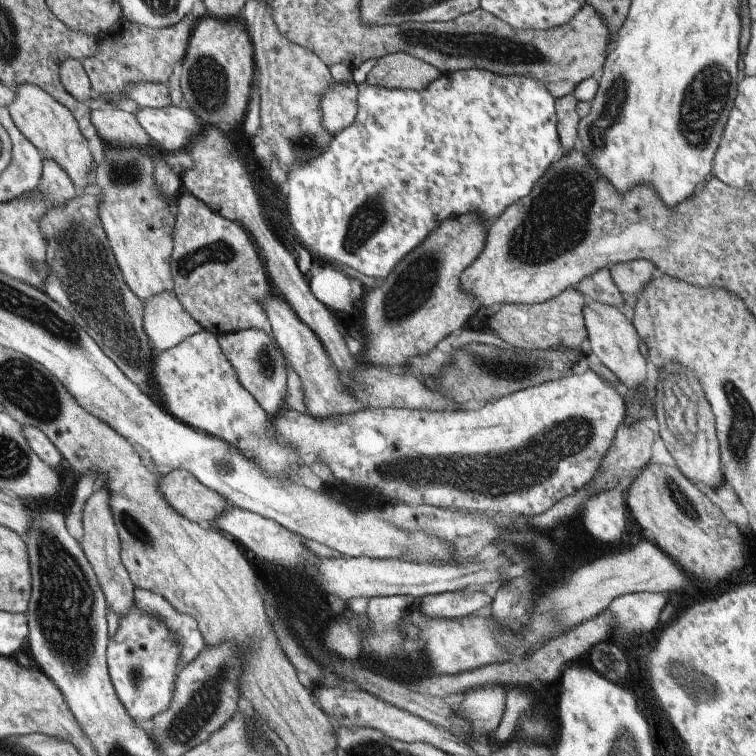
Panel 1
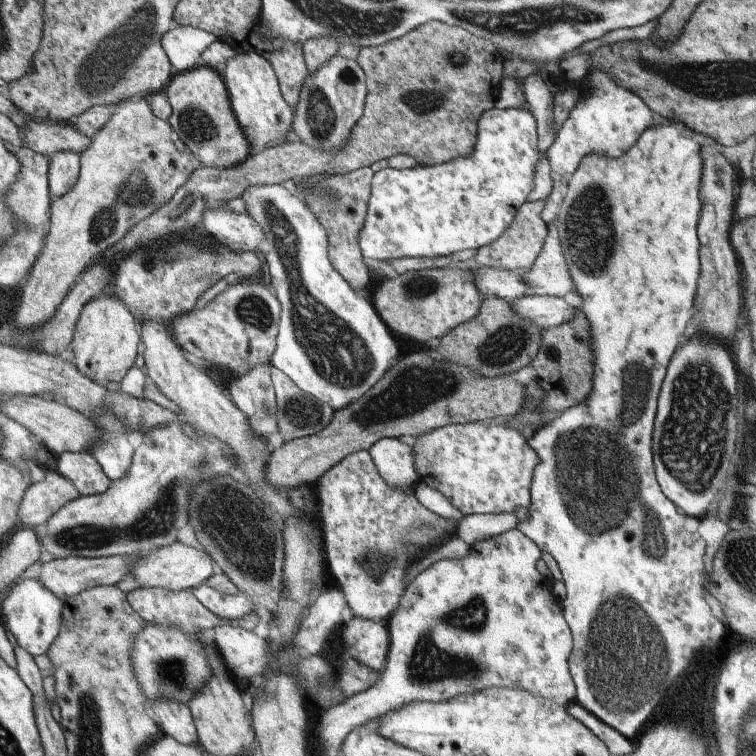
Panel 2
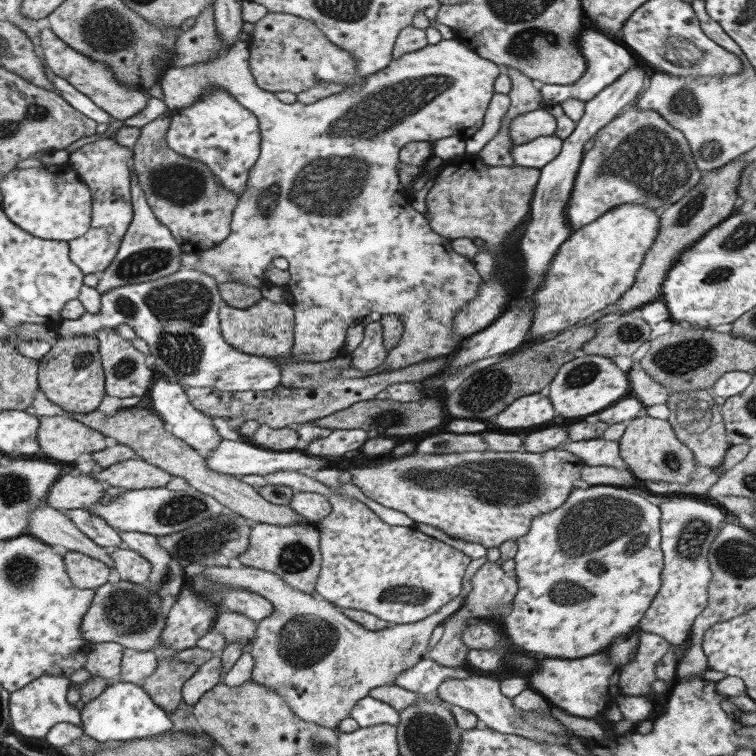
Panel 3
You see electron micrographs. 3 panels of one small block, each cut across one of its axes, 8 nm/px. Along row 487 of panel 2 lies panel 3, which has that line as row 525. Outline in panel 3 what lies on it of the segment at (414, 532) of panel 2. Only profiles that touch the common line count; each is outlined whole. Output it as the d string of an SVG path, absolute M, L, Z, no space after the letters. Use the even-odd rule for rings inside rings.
M331 466L321 467L313 474L313 479L332 490L332 494L327 496L330 514L313 524L319 534L320 550L320 570L315 579L316 595L334 604L338 610L363 610L392 625L423 620L427 615L437 612L449 600L457 598L461 592L461 578L470 558L414 528L384 524L361 502L342 495L340 488L344 485L339 481L339 475L341 471Z

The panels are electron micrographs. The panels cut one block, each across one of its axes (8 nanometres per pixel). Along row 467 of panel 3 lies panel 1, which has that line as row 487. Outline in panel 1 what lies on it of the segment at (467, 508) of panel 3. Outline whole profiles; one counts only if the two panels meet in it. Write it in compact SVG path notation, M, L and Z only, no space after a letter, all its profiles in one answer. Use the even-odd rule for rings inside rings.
M583 364L539 386L524 388L497 398L475 410L413 410L365 408L353 414L313 418L284 405L271 420L275 438L293 454L315 454L315 462L327 466L338 484L378 492L382 502L429 505L470 513L507 513L537 516L555 502L575 494L595 474L615 430L624 418L621 389L603 380Z

